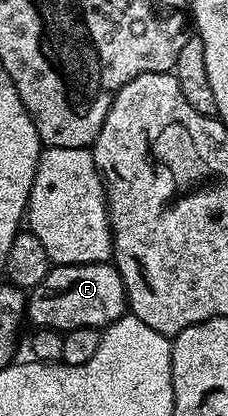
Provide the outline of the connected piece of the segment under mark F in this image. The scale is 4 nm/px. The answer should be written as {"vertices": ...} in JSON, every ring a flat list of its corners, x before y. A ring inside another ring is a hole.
{"vertices":[[114,264,55,265,37,287,30,289,25,317,28,322,32,321,32,326,41,329,66,331,89,327,102,330,127,312,127,292]]}

